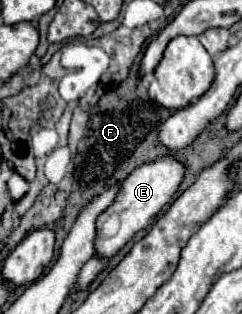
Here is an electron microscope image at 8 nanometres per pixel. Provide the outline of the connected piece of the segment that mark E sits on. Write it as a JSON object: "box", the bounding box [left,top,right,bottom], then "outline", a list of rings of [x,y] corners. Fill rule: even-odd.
{"box":[94,156,184,260],"outline":[[[172,156],[156,160],[152,164],[144,164],[136,168],[118,188],[114,202],[96,218],[96,240],[94,254],[102,260],[112,258],[136,232],[146,230],[152,218],[174,198],[184,176],[184,166],[176,162]]]}

